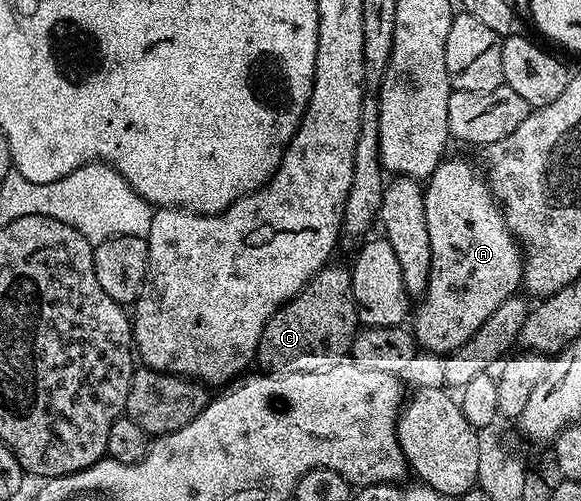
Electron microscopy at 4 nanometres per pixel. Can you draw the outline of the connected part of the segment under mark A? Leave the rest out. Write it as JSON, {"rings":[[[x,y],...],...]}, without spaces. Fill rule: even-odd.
{"rings":[[[443,158],[442,164],[430,174],[424,190],[424,213],[428,221],[428,237],[432,241],[432,269],[425,295],[421,296],[418,312],[413,312],[414,342],[426,351],[435,351],[438,357],[454,352],[491,317],[506,298],[519,290],[522,282],[523,254],[518,240],[508,229],[506,216],[483,172],[466,159]]]}

